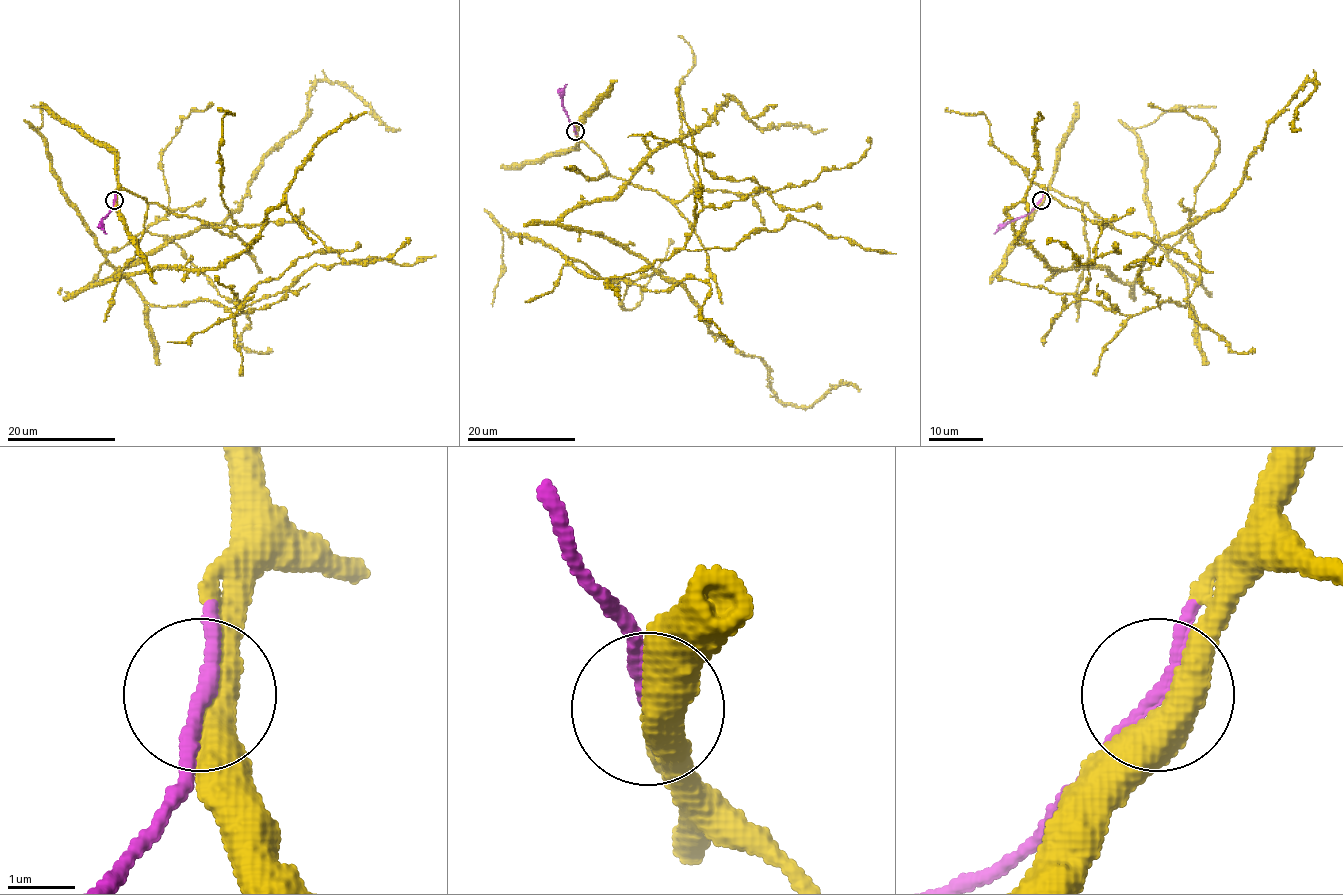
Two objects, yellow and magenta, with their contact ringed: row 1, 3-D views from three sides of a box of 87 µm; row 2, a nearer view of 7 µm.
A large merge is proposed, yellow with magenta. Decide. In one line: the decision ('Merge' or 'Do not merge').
Merge

